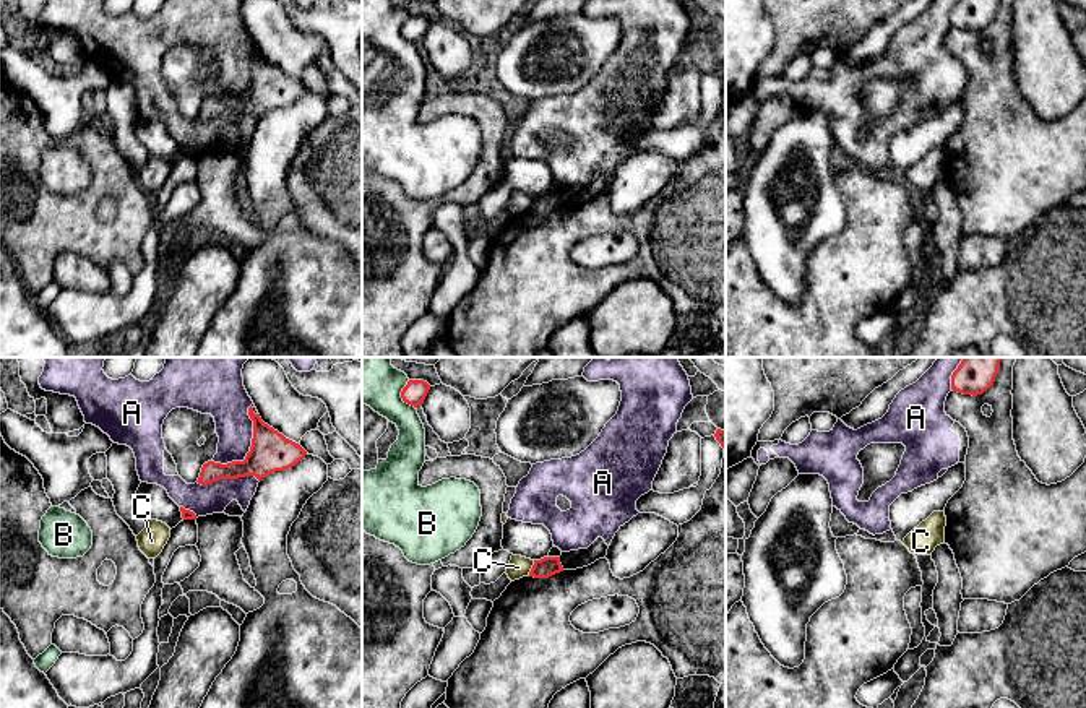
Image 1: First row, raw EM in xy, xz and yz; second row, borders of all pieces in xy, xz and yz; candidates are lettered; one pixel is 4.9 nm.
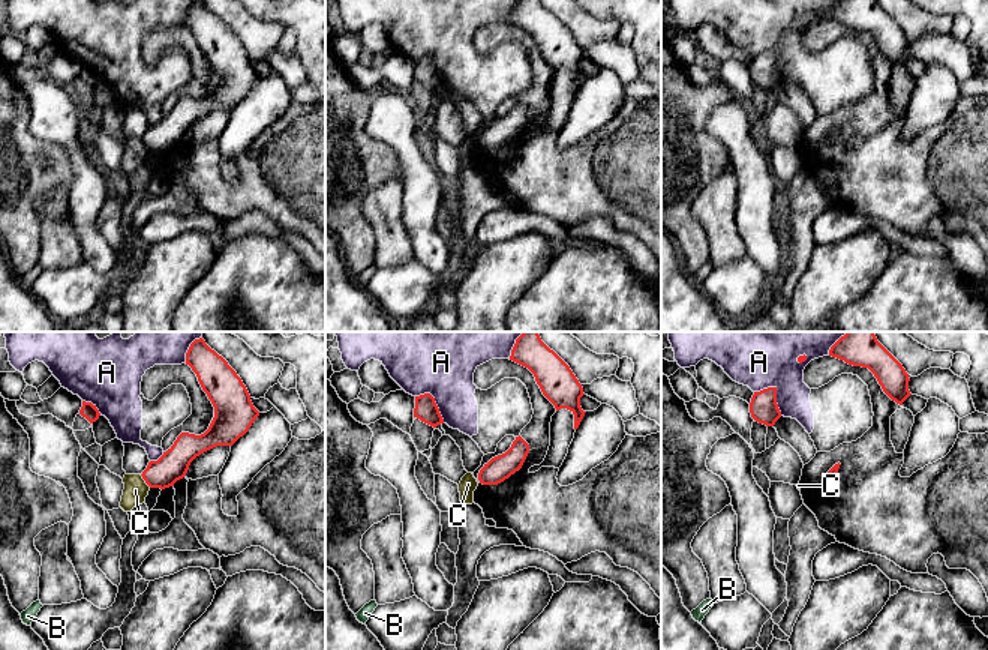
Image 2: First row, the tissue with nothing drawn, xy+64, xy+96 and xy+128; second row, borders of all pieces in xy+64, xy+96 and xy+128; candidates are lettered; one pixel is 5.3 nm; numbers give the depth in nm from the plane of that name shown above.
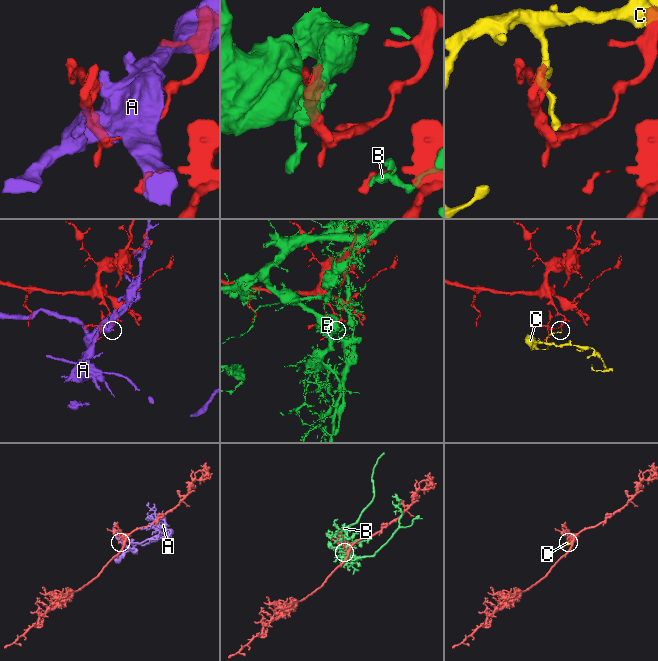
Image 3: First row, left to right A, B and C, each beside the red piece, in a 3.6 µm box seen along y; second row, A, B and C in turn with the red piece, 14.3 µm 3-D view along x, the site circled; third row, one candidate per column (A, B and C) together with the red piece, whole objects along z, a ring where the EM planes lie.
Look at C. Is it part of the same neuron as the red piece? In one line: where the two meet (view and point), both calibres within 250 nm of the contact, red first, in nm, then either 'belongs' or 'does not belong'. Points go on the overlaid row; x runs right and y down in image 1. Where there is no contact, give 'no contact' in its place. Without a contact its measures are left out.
contact xz (533, 567); calibres 100 and 100 nm; does not belong

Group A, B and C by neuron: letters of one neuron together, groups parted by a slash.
A / B / C

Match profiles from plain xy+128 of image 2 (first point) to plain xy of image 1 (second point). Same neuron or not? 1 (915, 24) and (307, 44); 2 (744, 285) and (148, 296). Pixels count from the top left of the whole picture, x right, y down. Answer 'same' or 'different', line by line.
1: same
2: same

